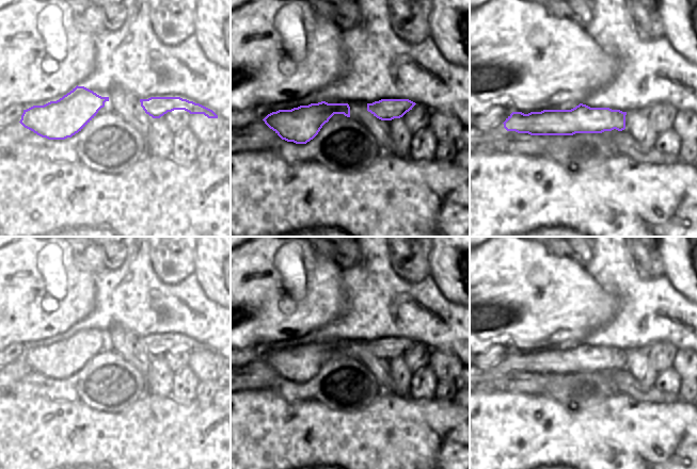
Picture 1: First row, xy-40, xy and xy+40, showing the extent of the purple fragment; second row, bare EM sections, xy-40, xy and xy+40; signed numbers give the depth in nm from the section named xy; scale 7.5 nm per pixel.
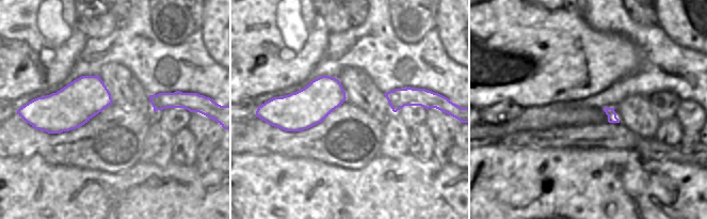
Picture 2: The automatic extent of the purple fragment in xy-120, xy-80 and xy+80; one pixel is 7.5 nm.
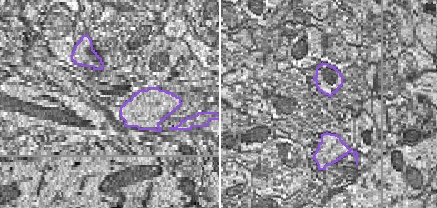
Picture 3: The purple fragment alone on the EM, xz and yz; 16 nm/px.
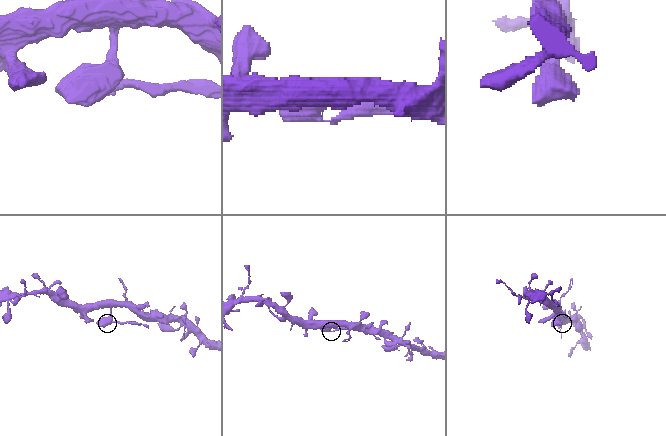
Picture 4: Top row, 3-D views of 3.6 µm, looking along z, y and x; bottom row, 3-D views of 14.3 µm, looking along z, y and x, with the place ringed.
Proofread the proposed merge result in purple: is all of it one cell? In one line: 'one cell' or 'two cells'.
two cells

